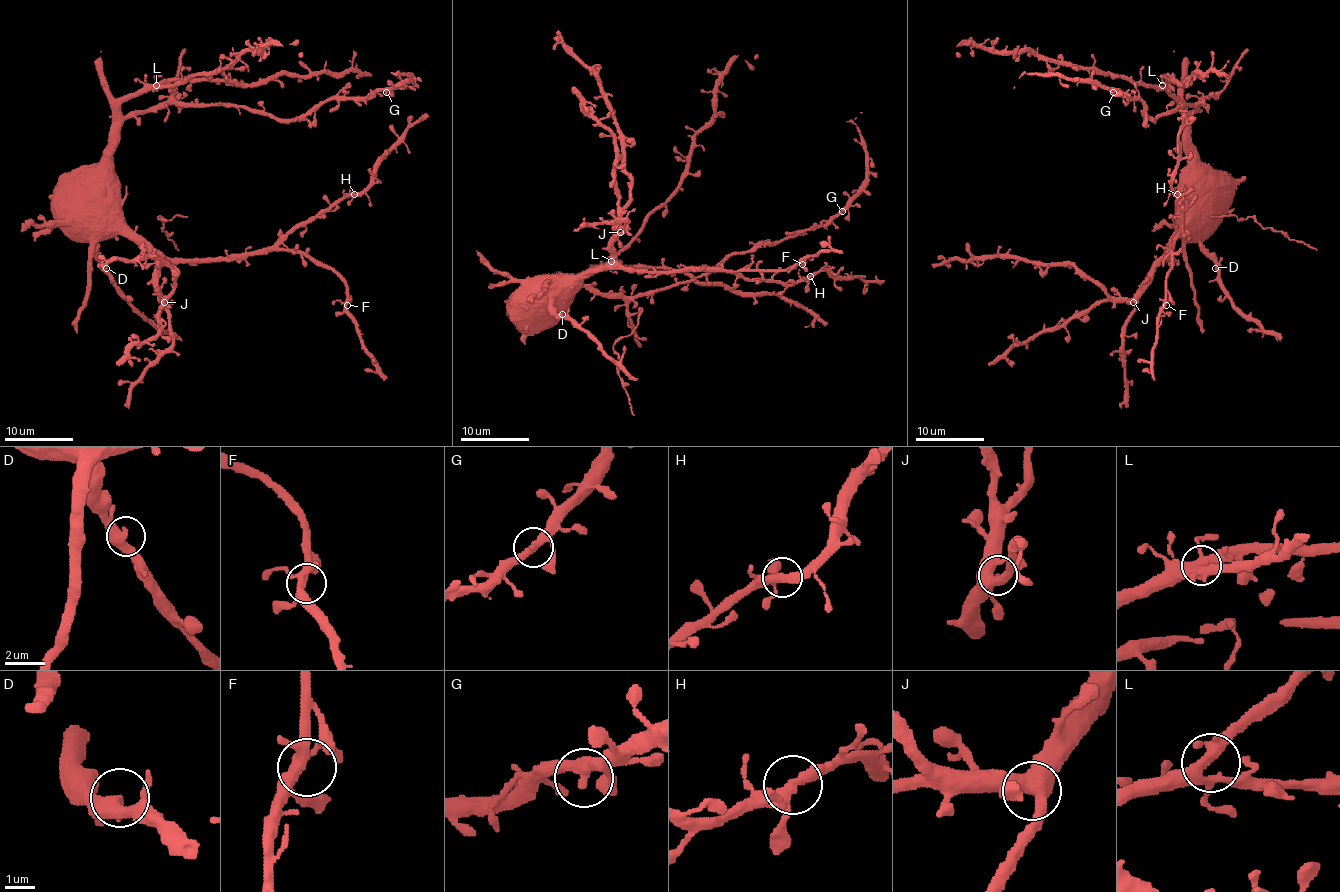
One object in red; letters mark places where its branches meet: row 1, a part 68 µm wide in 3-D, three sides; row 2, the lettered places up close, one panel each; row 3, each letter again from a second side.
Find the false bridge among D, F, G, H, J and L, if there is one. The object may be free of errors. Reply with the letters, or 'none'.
none

